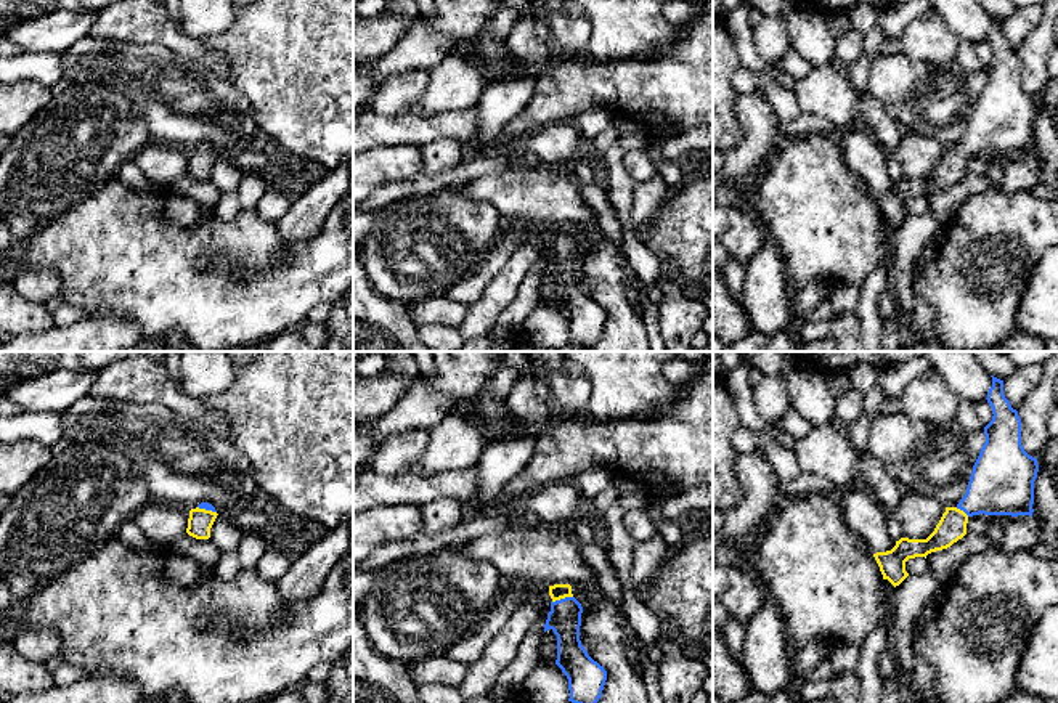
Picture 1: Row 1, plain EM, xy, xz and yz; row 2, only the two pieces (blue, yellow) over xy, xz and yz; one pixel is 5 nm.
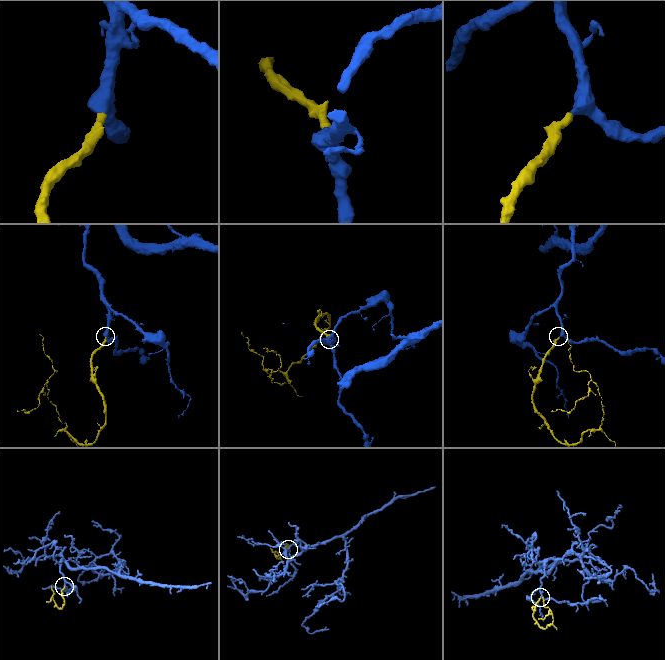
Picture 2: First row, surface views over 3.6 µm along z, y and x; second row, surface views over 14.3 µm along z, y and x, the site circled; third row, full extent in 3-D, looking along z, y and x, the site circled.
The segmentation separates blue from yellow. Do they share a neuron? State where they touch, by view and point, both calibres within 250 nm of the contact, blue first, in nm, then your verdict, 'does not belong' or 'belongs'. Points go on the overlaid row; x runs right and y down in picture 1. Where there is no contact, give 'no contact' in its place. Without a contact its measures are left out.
xz (562, 599) | 160/80 nm | belongs

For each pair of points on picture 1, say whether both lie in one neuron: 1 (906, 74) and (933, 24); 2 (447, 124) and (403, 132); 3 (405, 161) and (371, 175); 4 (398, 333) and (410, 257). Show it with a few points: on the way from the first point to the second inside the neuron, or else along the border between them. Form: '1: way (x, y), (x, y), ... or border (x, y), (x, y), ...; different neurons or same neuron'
1: border (899, 52), (930, 63), (952, 60); different neurons
2: way (435, 129), (415, 130); same neuron
3: way (397, 164), (379, 167); same neuron
4: border (371, 283), (381, 294), (406, 305); different neurons

